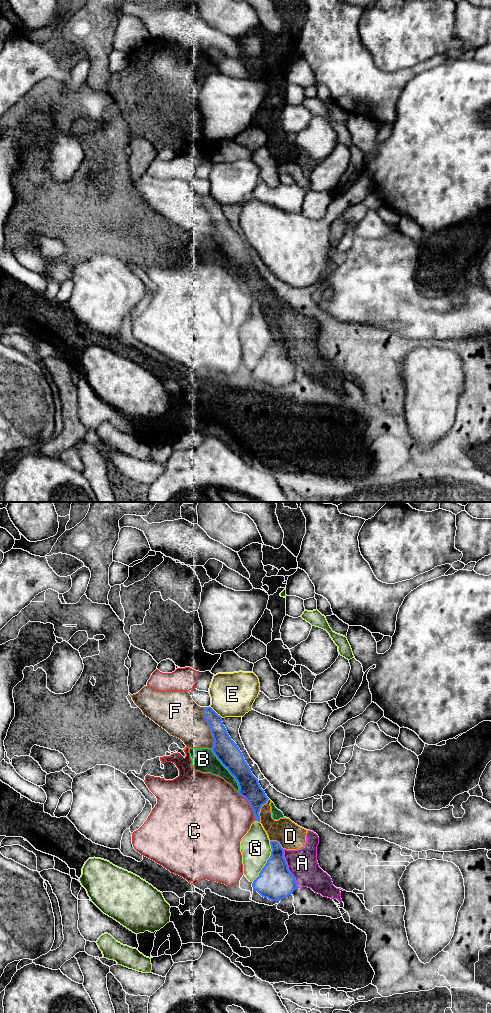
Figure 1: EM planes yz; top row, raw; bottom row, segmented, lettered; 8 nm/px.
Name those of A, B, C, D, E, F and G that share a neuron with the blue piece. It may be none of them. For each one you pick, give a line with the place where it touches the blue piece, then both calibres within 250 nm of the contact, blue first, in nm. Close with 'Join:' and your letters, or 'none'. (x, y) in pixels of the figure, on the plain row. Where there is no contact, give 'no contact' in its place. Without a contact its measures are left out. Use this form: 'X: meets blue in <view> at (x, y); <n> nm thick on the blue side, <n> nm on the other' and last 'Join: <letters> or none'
Join: none

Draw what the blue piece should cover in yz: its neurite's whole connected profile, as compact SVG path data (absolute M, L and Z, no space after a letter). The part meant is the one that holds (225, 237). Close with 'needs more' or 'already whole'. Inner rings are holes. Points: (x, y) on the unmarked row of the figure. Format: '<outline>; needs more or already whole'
M205 195L203 205L208 211L214 234L211 236L221 252L229 259L238 271L238 281L251 294L255 309L260 310L259 300L267 291L268 285L261 276L258 267L252 262L237 232L229 224L222 210L222 205L211 195Z; already whole

